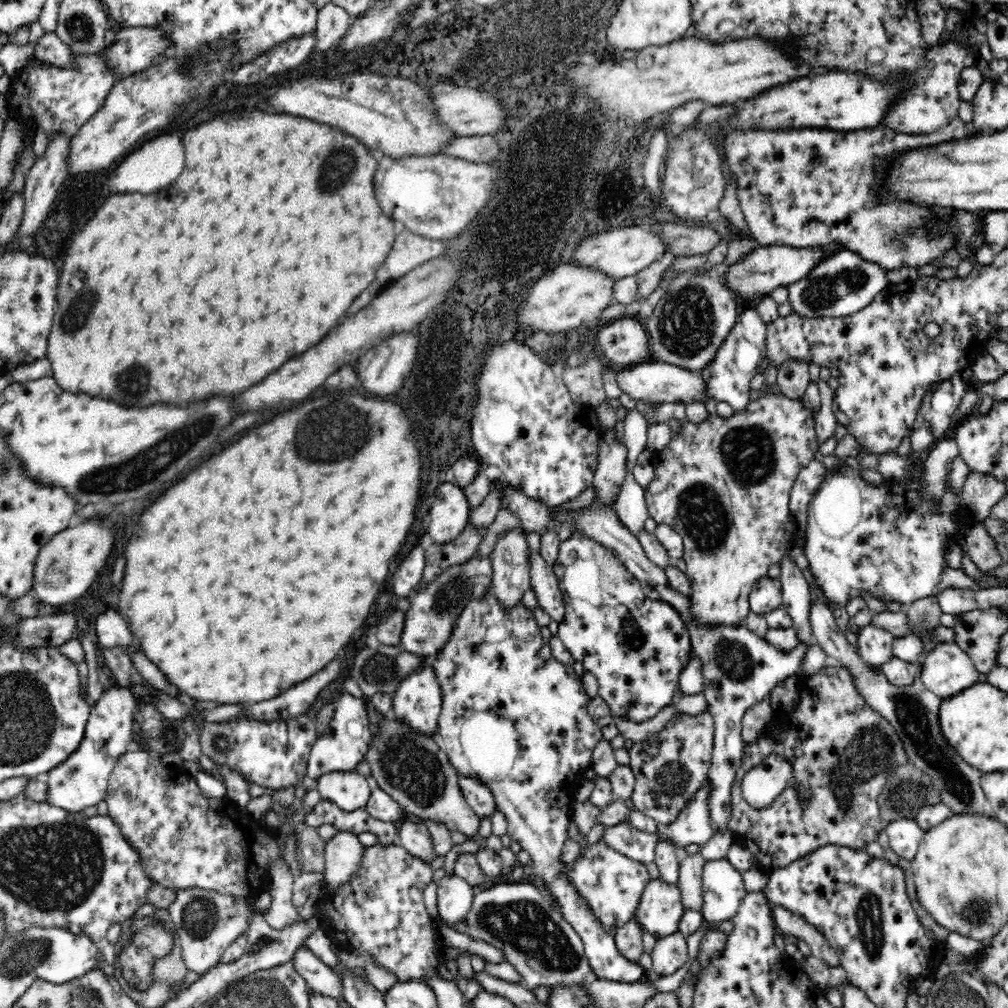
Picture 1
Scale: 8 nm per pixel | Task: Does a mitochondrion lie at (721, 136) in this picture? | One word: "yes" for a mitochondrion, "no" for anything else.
no

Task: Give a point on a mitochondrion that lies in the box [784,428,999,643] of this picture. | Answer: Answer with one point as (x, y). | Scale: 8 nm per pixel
(922, 624)

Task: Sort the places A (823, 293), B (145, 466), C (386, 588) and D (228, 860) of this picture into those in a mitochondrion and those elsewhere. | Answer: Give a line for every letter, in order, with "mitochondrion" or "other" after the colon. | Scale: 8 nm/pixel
A: mitochondrion
B: mitochondrion
C: other
D: other

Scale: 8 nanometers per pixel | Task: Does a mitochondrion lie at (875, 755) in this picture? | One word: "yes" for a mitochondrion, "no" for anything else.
yes

